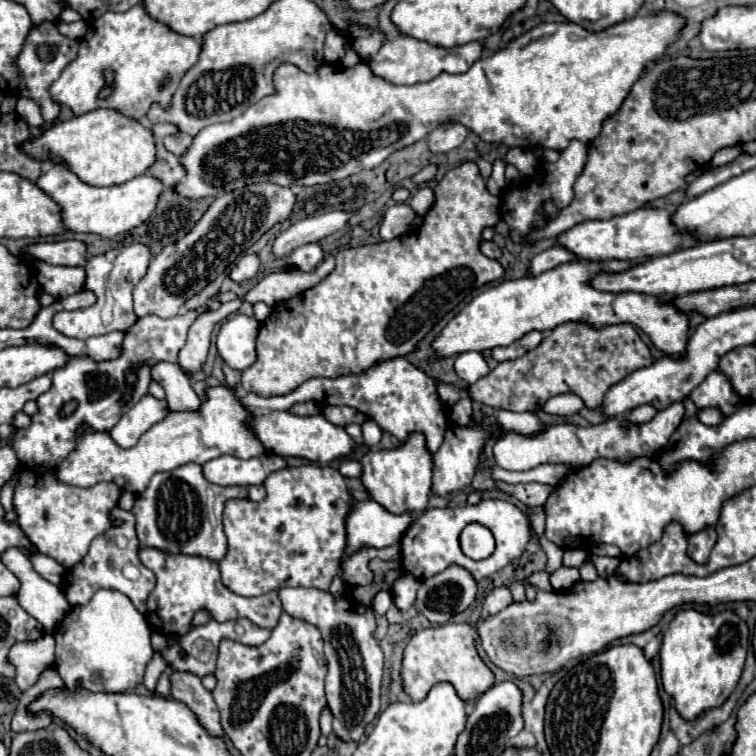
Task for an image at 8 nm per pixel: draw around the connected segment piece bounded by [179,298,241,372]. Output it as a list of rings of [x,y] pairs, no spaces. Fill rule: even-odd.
[[[239,298],[225,302],[219,310],[205,312],[191,324],[187,344],[179,352],[179,366],[181,368],[185,368],[189,372],[201,372],[203,370],[205,360],[207,360],[207,352],[209,352],[209,344],[211,344],[211,332],[213,332],[215,324],[221,322],[223,318],[227,318],[229,314],[237,312],[239,306],[241,306]]]

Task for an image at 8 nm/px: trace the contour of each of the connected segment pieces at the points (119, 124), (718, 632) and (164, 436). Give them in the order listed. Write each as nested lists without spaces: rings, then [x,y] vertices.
[[[93,110],[83,116],[75,116],[71,120],[59,120],[53,126],[45,128],[39,136],[29,138],[19,144],[19,150],[35,160],[59,160],[63,162],[73,174],[81,178],[81,182],[89,186],[115,186],[123,184],[135,176],[141,176],[153,162],[155,162],[155,140],[149,128],[141,126],[137,120],[123,116],[115,110]]]
[[[681,610],[663,634],[661,684],[675,700],[675,708],[685,718],[697,718],[701,710],[721,706],[735,690],[749,646],[747,624],[731,610],[715,616],[697,610]]]
[[[229,386],[207,390],[207,400],[197,412],[169,412],[165,420],[149,428],[133,448],[117,446],[107,432],[85,432],[77,438],[75,450],[57,466],[55,478],[69,486],[89,488],[97,482],[115,482],[123,492],[141,494],[155,472],[173,470],[187,462],[205,464],[223,454],[237,458],[263,456],[265,448],[255,434],[243,426],[251,414],[239,404]]]

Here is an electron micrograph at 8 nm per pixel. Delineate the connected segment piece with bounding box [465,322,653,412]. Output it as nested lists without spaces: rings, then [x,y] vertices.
[[[565,322],[549,330],[537,348],[517,360],[499,362],[485,378],[477,380],[465,392],[475,402],[511,412],[537,412],[551,396],[567,392],[577,394],[587,408],[599,408],[609,386],[651,362],[649,346],[631,324],[613,324],[597,330],[585,322]]]

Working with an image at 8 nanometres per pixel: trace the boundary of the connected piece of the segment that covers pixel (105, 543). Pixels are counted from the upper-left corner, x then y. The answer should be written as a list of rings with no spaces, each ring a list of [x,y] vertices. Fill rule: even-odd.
[[[115,506],[111,518],[113,518],[113,522],[121,522],[121,526],[111,526],[105,534],[99,534],[93,540],[93,544],[89,548],[89,554],[75,568],[67,570],[65,580],[63,580],[61,586],[63,586],[63,590],[67,594],[67,600],[69,600],[71,606],[83,606],[83,604],[89,602],[89,598],[97,590],[101,590],[101,588],[113,588],[113,590],[119,590],[121,594],[125,594],[133,602],[133,606],[141,614],[145,614],[145,610],[147,610],[145,602],[147,602],[149,592],[155,586],[155,574],[149,568],[145,568],[139,562],[139,558],[137,558],[137,552],[139,552],[137,546],[139,546],[139,542],[137,542],[137,534],[135,534],[135,518],[133,518],[133,514]],[[127,564],[139,568],[139,578],[137,580],[129,580],[123,574],[123,568]]]

